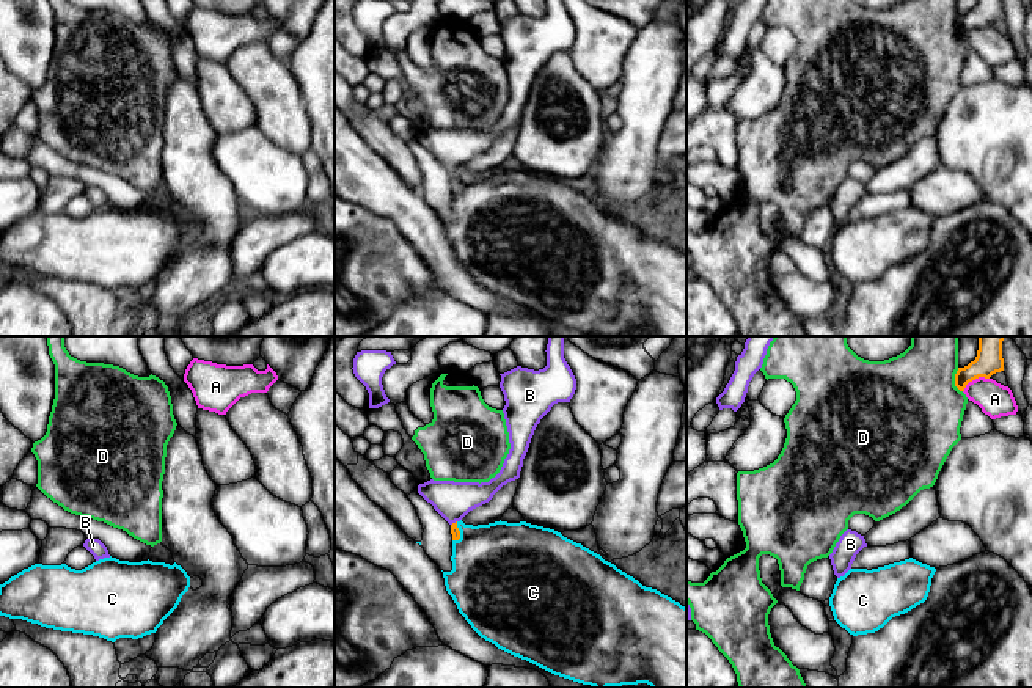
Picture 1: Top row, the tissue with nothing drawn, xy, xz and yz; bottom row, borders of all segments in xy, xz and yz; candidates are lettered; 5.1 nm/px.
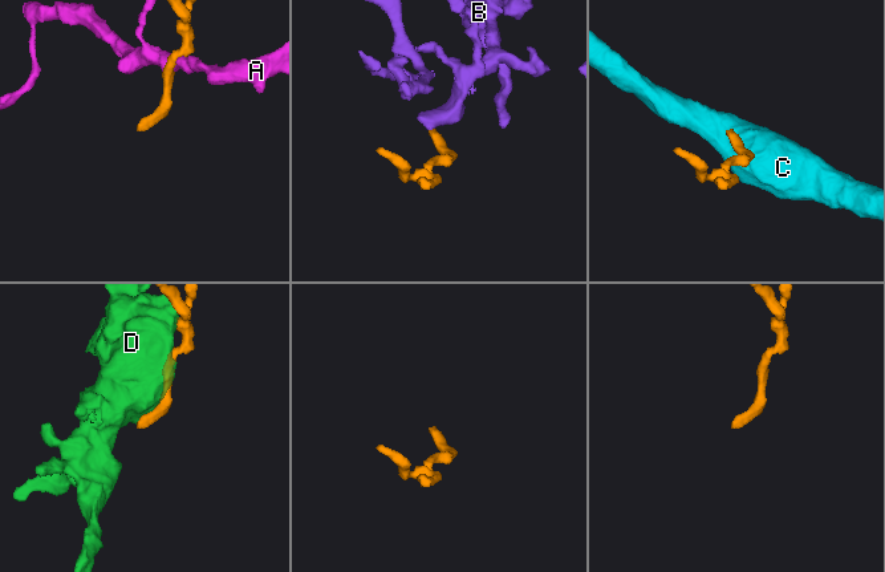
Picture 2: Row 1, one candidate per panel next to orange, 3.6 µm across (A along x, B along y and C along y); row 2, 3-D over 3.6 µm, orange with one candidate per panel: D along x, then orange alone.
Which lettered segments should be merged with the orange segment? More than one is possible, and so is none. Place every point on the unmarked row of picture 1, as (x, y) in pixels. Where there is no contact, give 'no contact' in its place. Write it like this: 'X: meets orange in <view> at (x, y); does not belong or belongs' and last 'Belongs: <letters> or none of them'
A: meets orange in yz at (974, 27); does not belong
B: meets orange in xz at (453, 172); belongs
C: meets orange in xz at (459, 181); does not belong
D: meets orange in yz at (955, 29); does not belong
Belongs: B

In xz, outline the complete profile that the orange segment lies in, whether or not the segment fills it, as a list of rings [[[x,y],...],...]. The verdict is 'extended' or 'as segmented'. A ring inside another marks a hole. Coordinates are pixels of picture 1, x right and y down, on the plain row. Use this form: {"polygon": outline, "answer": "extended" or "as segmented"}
{"polygon": [[[547,0],[543,17],[517,14],[500,24],[511,91],[500,121],[481,132],[430,127],[418,134],[418,141],[451,173],[452,188],[460,187],[457,171],[470,159],[489,151],[503,134],[520,126],[537,72],[554,52],[570,50],[576,38],[576,27],[564,0]]], "answer": "extended"}

